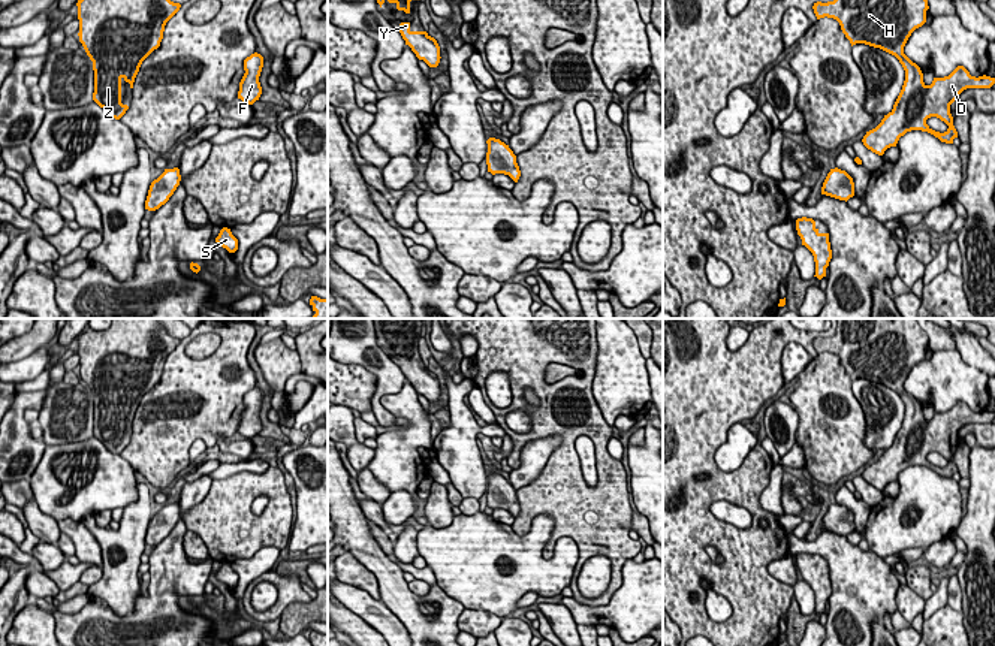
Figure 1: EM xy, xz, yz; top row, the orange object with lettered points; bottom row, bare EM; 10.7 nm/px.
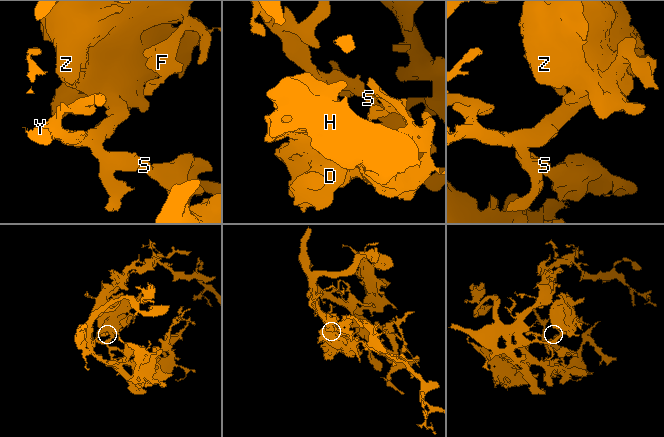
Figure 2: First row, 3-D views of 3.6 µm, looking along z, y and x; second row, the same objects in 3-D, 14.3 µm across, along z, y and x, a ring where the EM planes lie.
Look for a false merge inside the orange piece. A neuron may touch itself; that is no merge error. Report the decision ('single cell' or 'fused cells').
single cell

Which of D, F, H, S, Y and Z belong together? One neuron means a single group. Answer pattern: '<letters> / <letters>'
D F H S Y Z

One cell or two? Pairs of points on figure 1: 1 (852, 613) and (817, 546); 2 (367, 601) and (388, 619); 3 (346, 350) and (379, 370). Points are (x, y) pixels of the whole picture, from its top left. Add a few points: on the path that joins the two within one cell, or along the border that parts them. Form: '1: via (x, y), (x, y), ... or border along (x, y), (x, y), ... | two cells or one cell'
1: via (852, 595), (852, 574), (835, 558) | one cell
2: via (371, 606), (383, 618) | one cell
3: via (355, 350), (362, 350), (373, 361) | one cell

